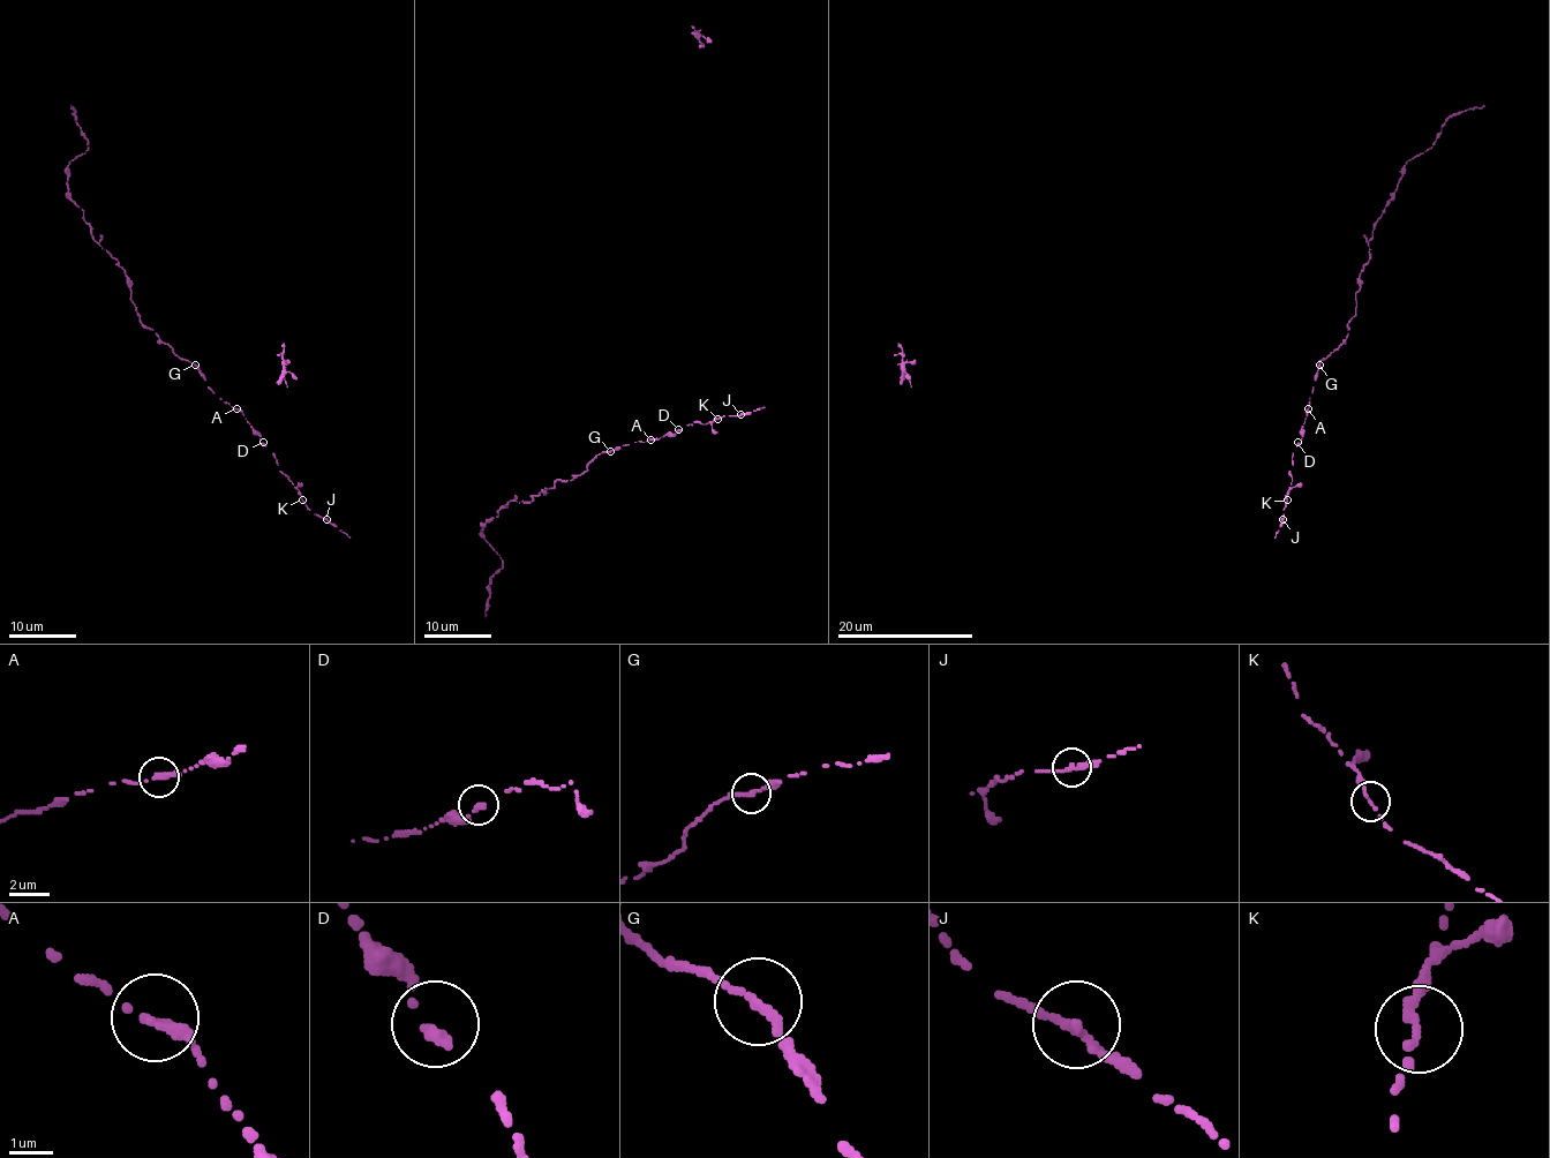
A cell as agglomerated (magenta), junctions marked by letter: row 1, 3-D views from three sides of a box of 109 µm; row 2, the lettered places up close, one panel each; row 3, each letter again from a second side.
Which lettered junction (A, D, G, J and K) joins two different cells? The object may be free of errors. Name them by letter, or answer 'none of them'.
none of them

